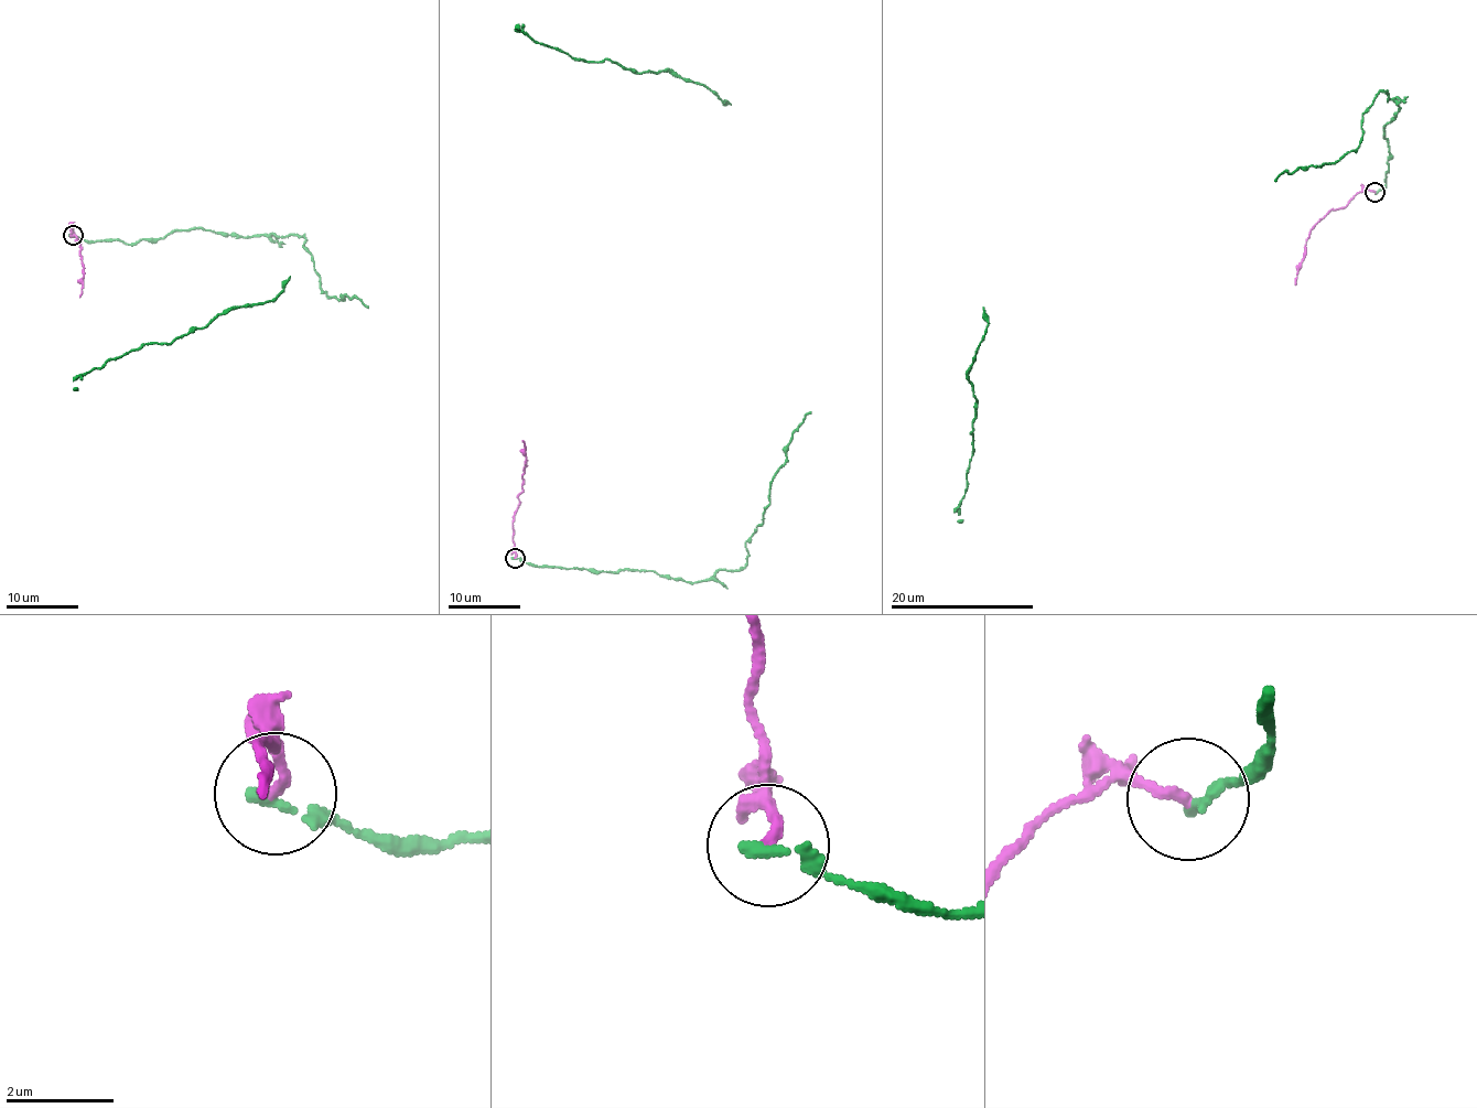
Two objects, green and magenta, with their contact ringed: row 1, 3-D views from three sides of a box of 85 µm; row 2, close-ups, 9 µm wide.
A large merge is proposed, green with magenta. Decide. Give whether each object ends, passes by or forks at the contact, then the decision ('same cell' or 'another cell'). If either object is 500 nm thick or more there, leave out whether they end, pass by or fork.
green ends | magenta ends | another cell

